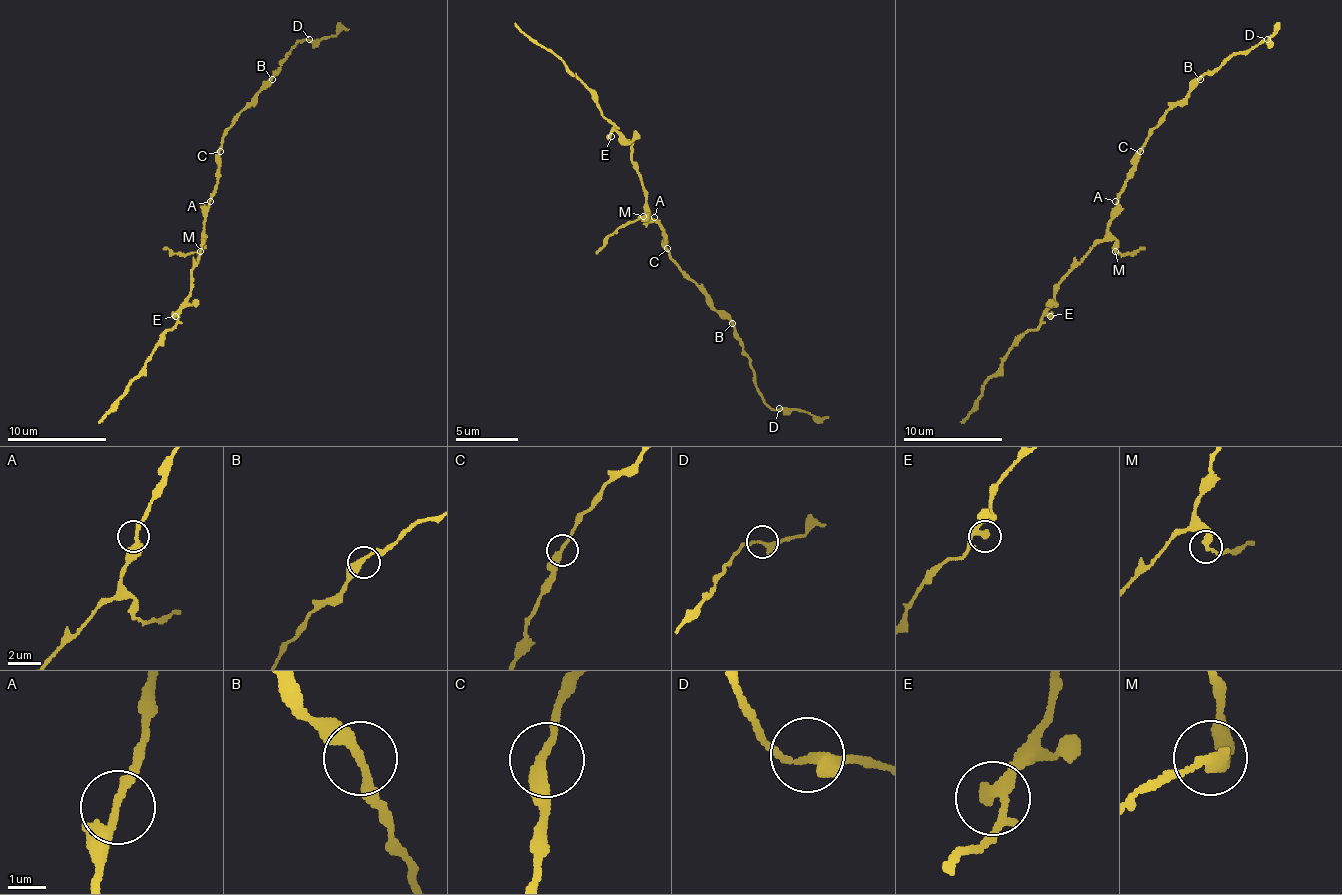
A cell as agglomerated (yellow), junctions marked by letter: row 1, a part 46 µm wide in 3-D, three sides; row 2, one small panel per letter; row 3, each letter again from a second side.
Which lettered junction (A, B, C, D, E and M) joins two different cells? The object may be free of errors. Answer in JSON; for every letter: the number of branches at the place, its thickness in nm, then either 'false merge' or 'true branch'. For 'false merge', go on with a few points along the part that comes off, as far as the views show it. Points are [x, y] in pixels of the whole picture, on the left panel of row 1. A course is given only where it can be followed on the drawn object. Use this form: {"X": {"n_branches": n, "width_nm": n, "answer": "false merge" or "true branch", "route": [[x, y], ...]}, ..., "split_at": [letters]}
{"A": {"n_branches": 3, "width_nm": 220, "answer": "true branch"}, "B": {"n_branches": 2, "width_nm": 280, "answer": "true branch"}, "C": {"n_branches": 2, "width_nm": 300, "answer": "true branch"}, "D": {"n_branches": 2, "width_nm": 300, "answer": "true branch"}, "E": {"n_branches": 2, "width_nm": 280, "answer": "true branch"}, "M": {"n_branches": 2, "width_nm": 280, "answer": "false merge", "route": [[200, 251], [185, 254], [162, 249]]}, "split_at": ["M"]}

